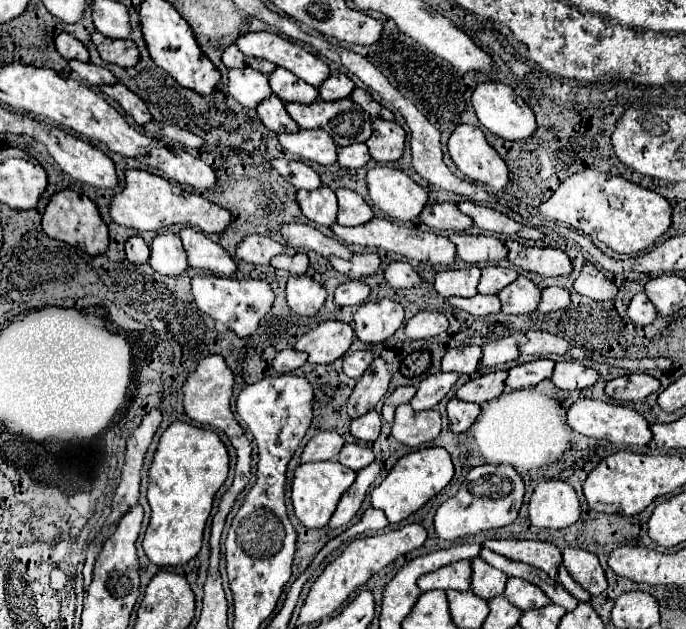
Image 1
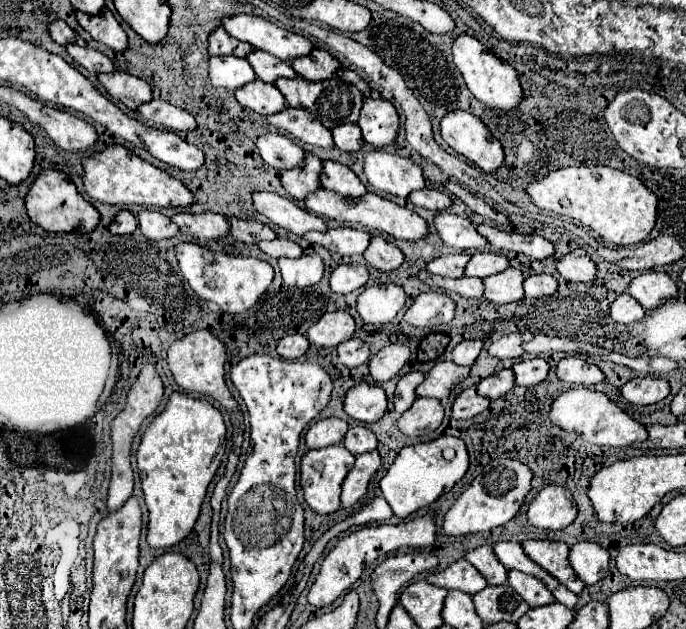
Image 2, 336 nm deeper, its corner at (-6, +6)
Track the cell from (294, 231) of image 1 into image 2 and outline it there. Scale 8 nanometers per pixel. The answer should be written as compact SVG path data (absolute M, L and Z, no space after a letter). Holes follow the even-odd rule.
M254 192L252 198L254 198L254 206L260 214L264 214L270 222L274 222L298 236L304 236L306 232L312 232L312 230L318 230L318 232L328 230L326 222L320 216L316 216L308 210L302 210L288 198L282 198L272 192Z

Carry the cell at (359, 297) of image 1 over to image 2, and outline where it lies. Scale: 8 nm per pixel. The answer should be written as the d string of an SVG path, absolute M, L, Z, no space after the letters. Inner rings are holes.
M342 264L330 274L330 288L336 294L348 294L364 288L368 282L368 268L362 264Z

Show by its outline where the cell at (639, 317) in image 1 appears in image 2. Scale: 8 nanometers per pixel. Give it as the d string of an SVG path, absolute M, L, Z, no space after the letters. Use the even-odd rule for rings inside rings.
M624 292L610 304L610 316L614 322L630 324L630 322L638 322L640 318L644 318L644 308L640 306L640 302L636 302L636 298Z

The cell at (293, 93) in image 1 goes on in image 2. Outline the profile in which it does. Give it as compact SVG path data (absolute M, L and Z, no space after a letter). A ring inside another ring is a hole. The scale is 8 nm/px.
M252 52L252 54L248 54L248 58L246 58L250 64L252 64L252 68L254 68L254 72L258 74L258 78L260 80L264 80L264 82L276 82L278 78L296 78L298 74L294 72L294 68L292 68L292 64L290 62L282 62L282 60L276 60L272 54L268 54L268 52Z

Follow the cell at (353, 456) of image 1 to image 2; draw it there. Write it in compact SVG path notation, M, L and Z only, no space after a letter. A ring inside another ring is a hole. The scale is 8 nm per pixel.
M352 426L344 438L344 448L348 448L354 456L370 452L376 448L376 436L366 426Z

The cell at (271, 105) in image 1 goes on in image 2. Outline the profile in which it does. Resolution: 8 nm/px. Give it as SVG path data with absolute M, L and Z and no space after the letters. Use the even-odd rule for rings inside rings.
M254 80L246 86L242 86L234 94L242 106L246 106L258 114L264 114L264 116L278 114L280 110L286 108L286 98L282 96L282 92L274 84L266 84L260 80Z

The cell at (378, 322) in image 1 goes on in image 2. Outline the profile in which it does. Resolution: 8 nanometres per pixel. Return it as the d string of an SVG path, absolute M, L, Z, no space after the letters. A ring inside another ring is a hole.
M374 284L358 296L358 314L366 324L388 324L404 308L406 294L396 284Z

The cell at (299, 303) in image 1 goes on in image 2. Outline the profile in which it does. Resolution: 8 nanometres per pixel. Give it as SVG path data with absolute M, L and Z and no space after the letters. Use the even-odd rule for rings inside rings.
M302 254L300 258L278 258L278 266L282 278L288 286L296 288L310 288L318 284L324 276L324 264L318 254Z

